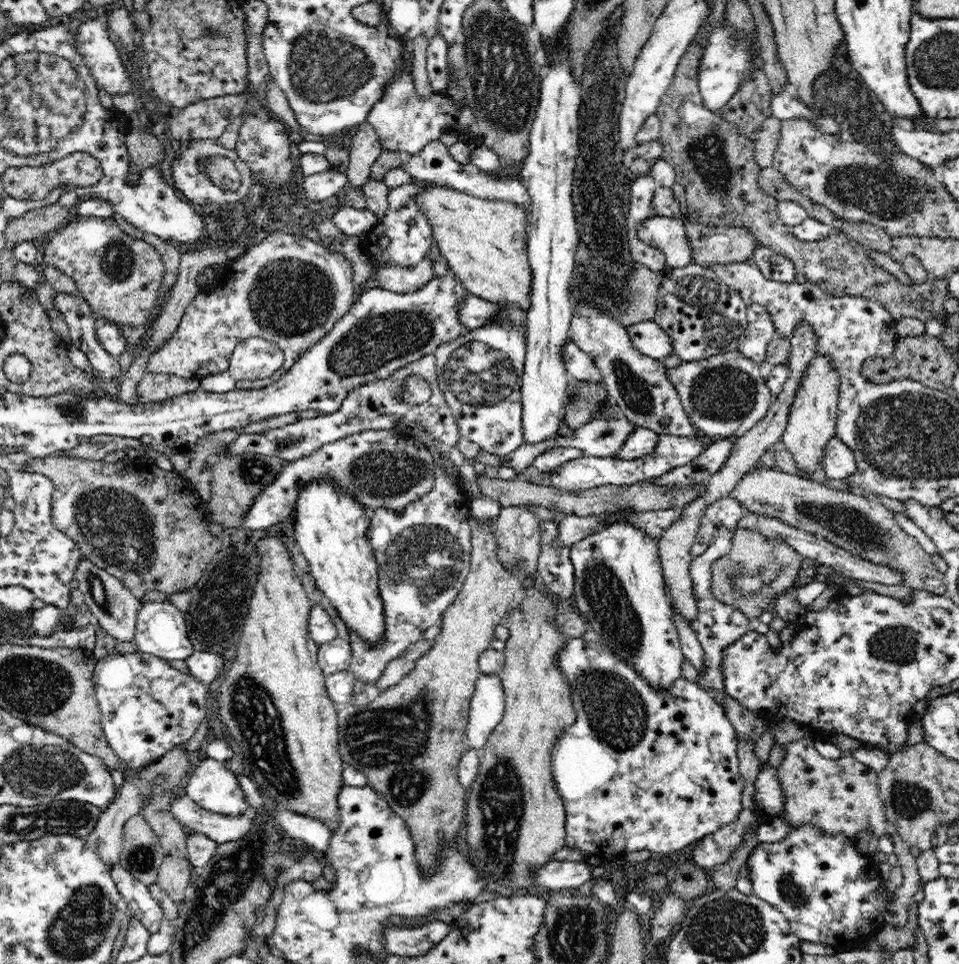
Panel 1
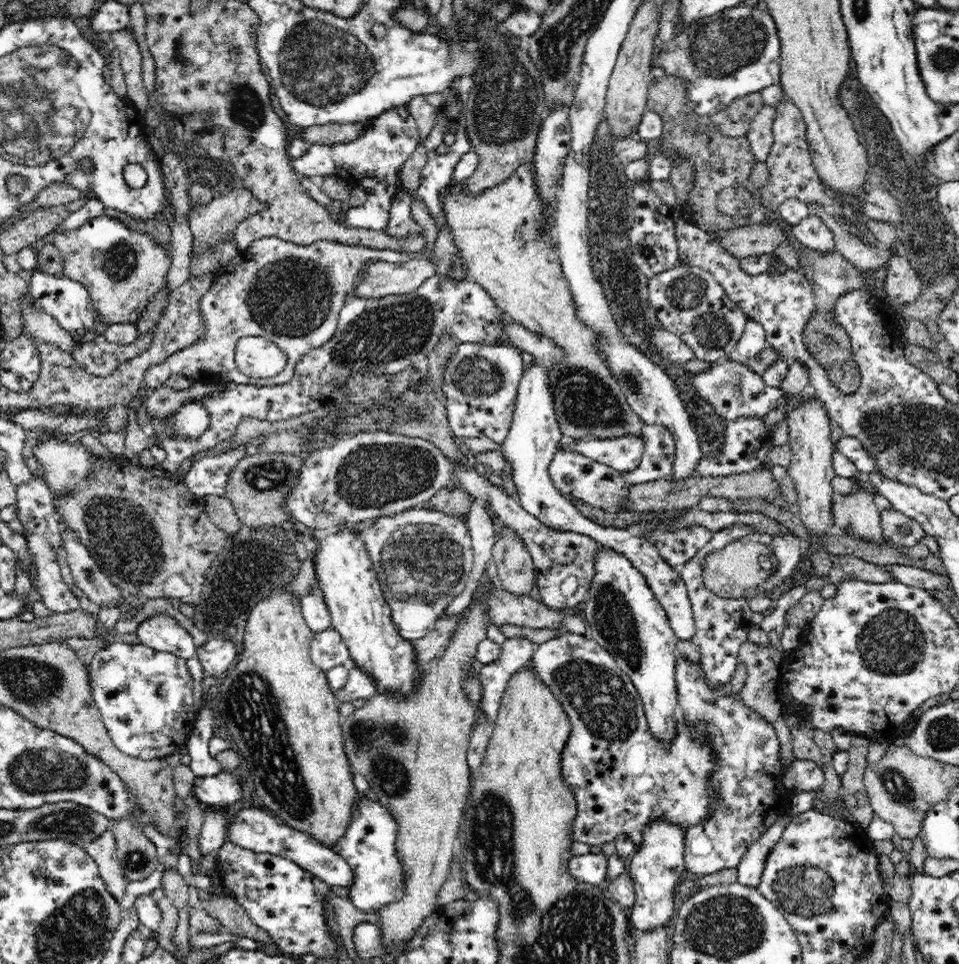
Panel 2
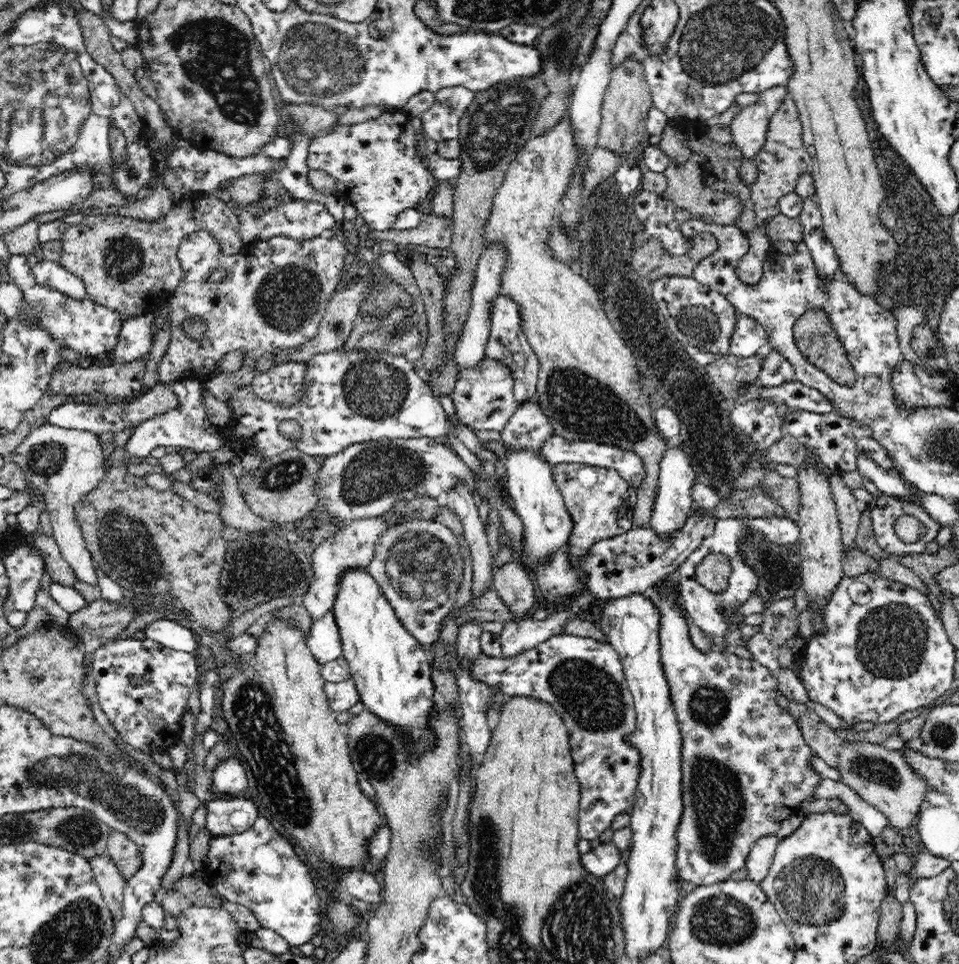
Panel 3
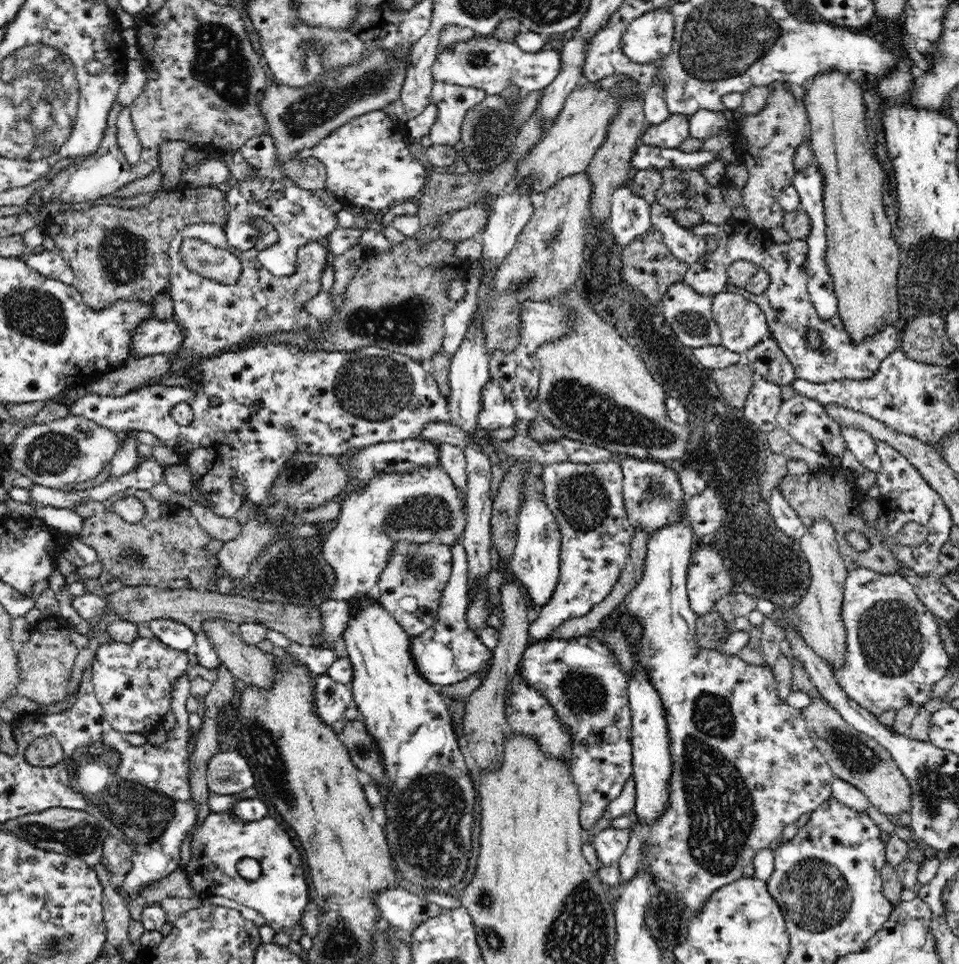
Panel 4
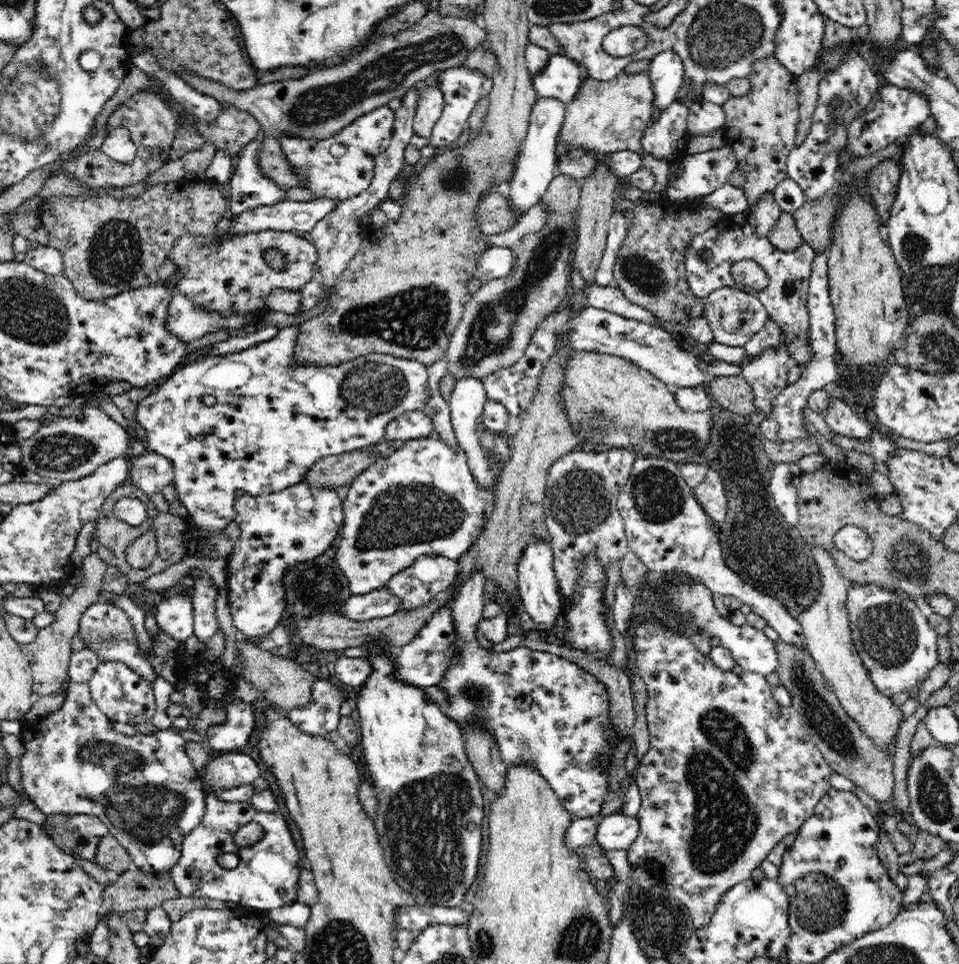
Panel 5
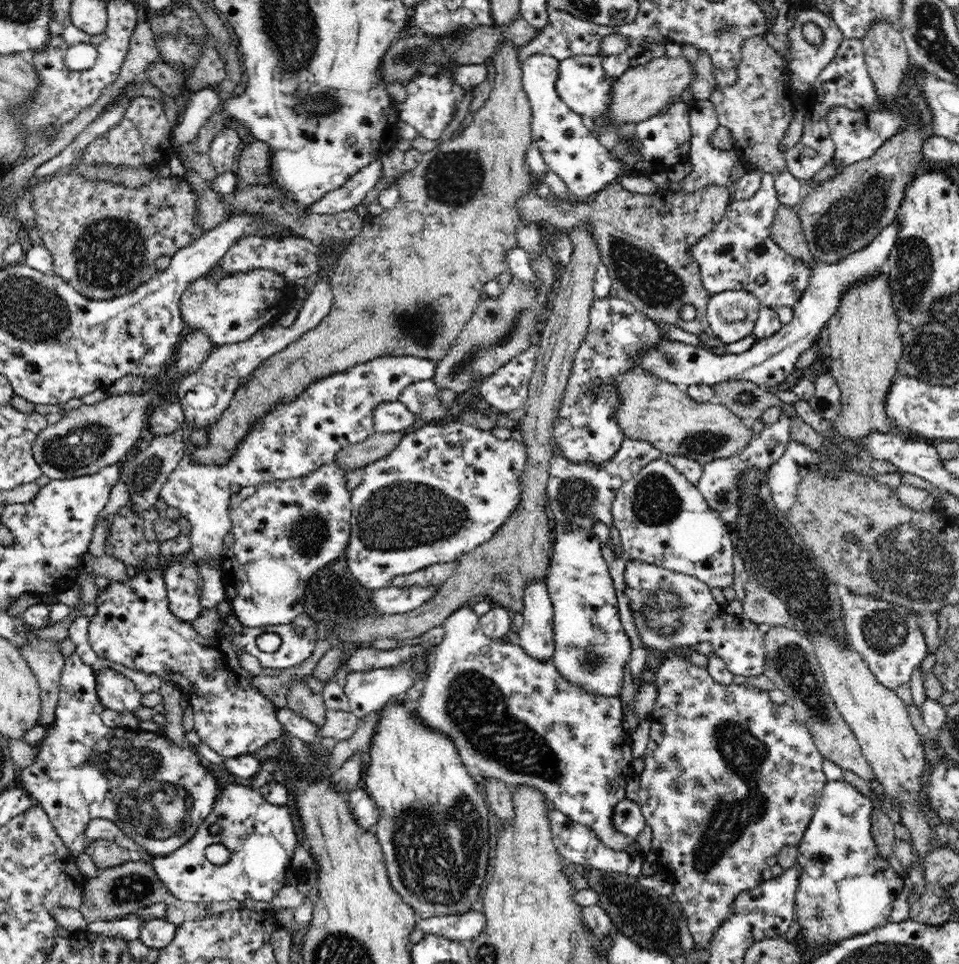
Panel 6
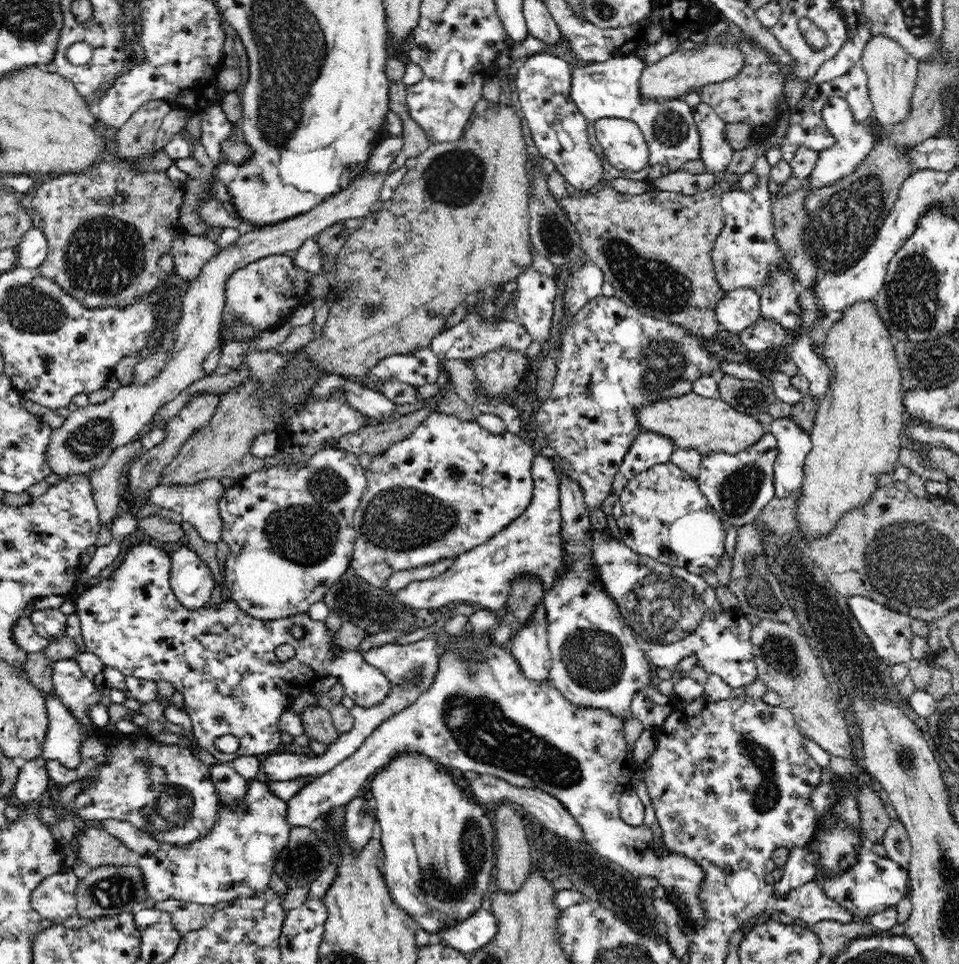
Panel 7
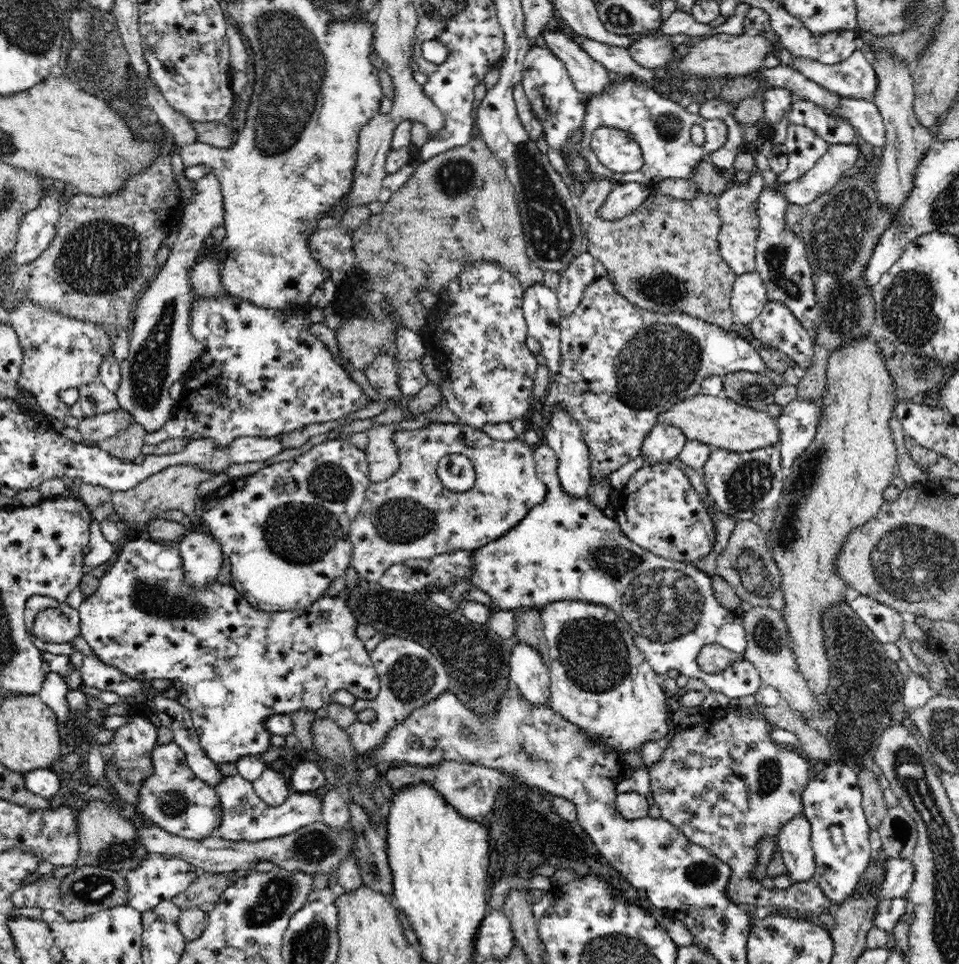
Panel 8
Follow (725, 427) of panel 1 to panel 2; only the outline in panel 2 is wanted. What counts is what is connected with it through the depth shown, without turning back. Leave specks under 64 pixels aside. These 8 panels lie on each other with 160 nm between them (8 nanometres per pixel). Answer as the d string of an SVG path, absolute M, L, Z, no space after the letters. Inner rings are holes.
M734 355L730 359L726 359L721 363L712 363L710 368L695 373L692 381L697 392L705 397L705 400L708 400L716 409L716 413L724 416L726 421L744 418L744 416L761 418L768 411L774 410L790 412L800 406L804 396L804 392L797 395L788 395L784 389L766 385L761 374L746 367L742 360L735 359Z

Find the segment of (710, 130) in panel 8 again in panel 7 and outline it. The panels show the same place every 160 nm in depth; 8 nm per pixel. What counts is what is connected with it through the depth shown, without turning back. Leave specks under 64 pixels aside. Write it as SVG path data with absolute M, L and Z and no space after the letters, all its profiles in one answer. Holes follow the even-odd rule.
M636 55L618 57L602 63L592 61L571 61L572 88L570 95L576 107L586 117L588 136L594 143L596 131L594 124L601 118L624 118L630 120L642 131L649 148L647 167L640 172L623 172L607 160L602 164L603 178L606 183L614 178L631 178L652 182L655 178L681 171L683 164L699 160L701 156L701 135L693 119L693 108L683 98L660 102L657 98L646 98L641 90L640 76L646 67L643 60Z

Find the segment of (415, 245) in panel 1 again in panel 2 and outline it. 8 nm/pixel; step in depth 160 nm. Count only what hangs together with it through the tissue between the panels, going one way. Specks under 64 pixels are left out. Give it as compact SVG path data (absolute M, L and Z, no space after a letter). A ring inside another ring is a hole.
M464 123L457 126L454 138L455 142L449 146L447 154L436 155L427 161L425 168L422 168L421 183L416 191L416 198L426 204L428 212L435 218L435 223L439 227L444 224L443 207L440 205L440 190L453 183L452 176L455 174L457 163L464 154L472 150ZM410 191L401 192L395 196L389 210L390 220L383 230L386 234L396 238L408 238L408 236L423 232L422 227L410 215L412 202L414 198L410 195Z

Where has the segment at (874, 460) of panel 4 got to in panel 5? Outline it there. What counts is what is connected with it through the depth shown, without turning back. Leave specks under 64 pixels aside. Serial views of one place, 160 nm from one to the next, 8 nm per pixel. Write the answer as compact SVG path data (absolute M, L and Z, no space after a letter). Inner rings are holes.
M833 397L828 402L828 408L822 412L822 417L833 432L842 436L856 440L870 438L872 425L843 399Z

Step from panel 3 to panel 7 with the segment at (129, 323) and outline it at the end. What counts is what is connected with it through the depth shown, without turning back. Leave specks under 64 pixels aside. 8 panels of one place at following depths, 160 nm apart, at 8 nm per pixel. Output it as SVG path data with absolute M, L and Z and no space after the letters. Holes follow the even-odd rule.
M184 232L172 242L172 256L174 257L174 272L181 282L193 279L199 269L220 248L216 241L208 237L192 236ZM275 253L239 268L226 279L224 317L244 317L246 321L253 321L257 328L274 326L282 320L288 322L288 308L294 306L308 306L312 303L310 295L310 280L313 273L294 263L292 254Z

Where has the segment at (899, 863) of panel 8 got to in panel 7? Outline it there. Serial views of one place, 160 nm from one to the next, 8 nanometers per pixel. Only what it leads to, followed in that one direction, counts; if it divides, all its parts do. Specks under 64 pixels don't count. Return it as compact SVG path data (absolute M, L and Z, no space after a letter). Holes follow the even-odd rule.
M864 838L862 852L860 852L856 864L852 866L852 870L848 870L844 874L836 876L836 878L821 878L821 868L819 868L818 864L818 851L815 850L813 844L807 844L807 846L813 852L815 864L818 867L813 881L824 891L824 894L830 900L840 904L850 914L853 914L855 918L868 918L868 916L874 916L874 914L886 910L888 906L896 907L898 901L906 897L906 892L909 890L909 874L907 868L904 868L901 864L893 860L873 853L873 842L870 839Z

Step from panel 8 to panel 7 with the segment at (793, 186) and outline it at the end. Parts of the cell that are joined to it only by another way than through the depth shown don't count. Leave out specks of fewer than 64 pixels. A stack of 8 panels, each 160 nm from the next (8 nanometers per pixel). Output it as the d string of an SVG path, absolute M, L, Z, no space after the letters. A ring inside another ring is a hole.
M832 96L825 105L825 110L822 115L825 124L828 125L830 131L834 133L836 142L830 148L826 148L826 150L822 150L818 153L815 168L805 182L808 192L818 190L822 187L829 187L831 184L838 182L838 180L852 175L858 165L868 157L868 153L880 139L878 135L876 135L876 129L872 127L872 124L867 122L856 122L848 102L842 98Z

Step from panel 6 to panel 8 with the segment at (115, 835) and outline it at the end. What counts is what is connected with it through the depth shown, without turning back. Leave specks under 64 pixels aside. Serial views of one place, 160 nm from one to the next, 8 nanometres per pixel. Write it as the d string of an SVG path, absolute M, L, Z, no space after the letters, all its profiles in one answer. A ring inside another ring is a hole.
M352 801L348 804L348 811L351 817L340 836L316 836L316 834L310 834L310 828L306 825L298 828L296 832L279 837L252 842L241 840L234 843L226 842L222 837L212 836L204 840L182 838L152 824L139 827L137 836L140 836L150 853L178 857L197 868L216 874L232 873L242 869L248 872L262 861L272 861L275 865L281 865L282 868L289 870L301 869L302 872L328 874L337 870L345 856L352 855L360 869L362 883L376 892L380 891L388 895L394 901L389 852L384 850L384 840L370 840L366 836L359 836L358 834L364 834L366 828L370 828L370 819L366 811Z

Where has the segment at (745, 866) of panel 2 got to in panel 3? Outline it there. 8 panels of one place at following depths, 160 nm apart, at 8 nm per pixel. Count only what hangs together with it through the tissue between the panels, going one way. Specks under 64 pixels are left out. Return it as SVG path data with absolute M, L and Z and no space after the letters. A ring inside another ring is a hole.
M771 834L763 836L754 842L745 862L748 879L760 883L768 874L780 841L775 834Z

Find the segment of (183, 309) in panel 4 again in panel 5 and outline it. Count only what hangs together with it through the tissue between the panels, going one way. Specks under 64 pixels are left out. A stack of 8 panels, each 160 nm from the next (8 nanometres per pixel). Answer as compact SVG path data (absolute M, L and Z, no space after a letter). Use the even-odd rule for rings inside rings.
M223 217L215 226L212 236L182 236L176 240L175 246L169 252L168 258L176 265L180 265L184 272L177 280L177 291L186 297L190 297L195 304L203 306L207 310L258 310L265 308L264 298L275 289L290 290L300 293L302 287L317 277L318 249L312 244L308 236L300 235L292 231L258 231L253 234L236 236L218 244L218 248L213 248L211 244L217 236L227 231L230 225L230 218ZM278 252L286 259L284 270L274 270L268 263L268 253Z

